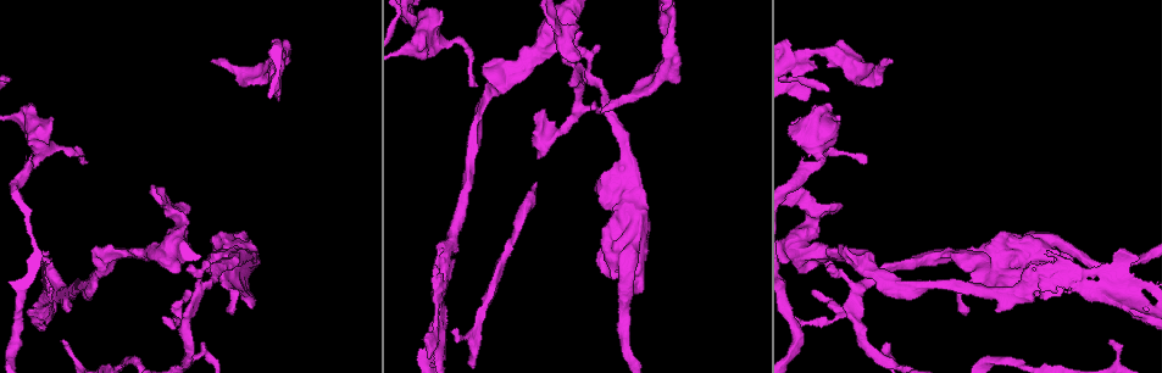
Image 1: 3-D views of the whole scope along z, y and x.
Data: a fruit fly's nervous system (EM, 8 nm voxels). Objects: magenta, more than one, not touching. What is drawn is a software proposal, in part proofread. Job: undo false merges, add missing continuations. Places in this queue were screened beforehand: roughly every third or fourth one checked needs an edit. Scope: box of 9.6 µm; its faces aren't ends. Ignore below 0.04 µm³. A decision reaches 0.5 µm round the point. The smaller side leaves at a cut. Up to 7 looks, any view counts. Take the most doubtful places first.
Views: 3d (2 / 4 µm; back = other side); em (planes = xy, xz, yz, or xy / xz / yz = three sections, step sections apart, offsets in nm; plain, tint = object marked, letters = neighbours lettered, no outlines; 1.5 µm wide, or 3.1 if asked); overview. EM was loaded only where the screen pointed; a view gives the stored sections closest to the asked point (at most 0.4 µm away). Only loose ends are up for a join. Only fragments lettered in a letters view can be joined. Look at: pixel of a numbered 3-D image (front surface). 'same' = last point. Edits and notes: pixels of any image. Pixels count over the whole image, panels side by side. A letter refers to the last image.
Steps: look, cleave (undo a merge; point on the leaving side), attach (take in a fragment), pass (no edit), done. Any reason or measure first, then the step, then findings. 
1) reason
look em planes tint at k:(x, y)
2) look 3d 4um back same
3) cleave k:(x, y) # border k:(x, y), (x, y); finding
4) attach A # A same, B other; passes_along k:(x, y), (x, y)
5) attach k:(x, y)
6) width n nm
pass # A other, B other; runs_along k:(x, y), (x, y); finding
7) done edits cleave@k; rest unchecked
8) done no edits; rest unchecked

an open end
look 3d 2um at 1:(604, 110)

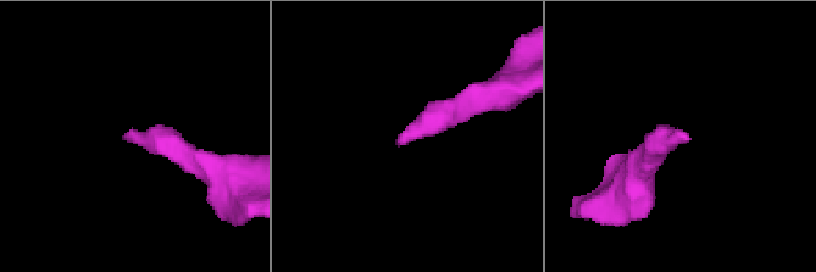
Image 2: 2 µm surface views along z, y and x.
look em xz step 4 tint at 2:(683, 134)

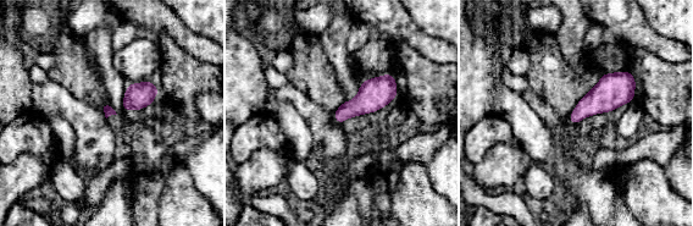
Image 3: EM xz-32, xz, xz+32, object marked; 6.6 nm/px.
look em planes letters same

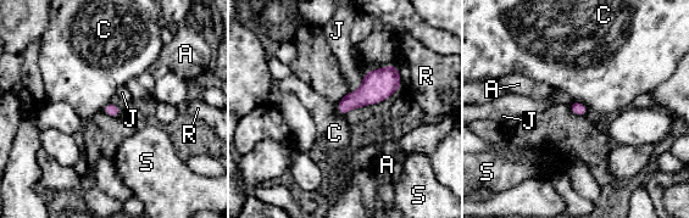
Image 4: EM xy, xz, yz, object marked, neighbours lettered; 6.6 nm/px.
pass # A other, C other, J other, R other, S other; border 4:(570, 100), (582, 102), (588, 108); no lettered fragment goes on from it

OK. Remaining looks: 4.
an open end
look 3d 4um at 1:(807, 99)

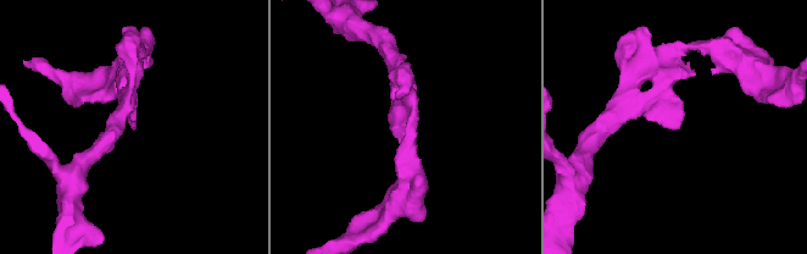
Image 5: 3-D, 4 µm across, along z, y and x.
now the EM
look em planes letters at 5:(673, 127)

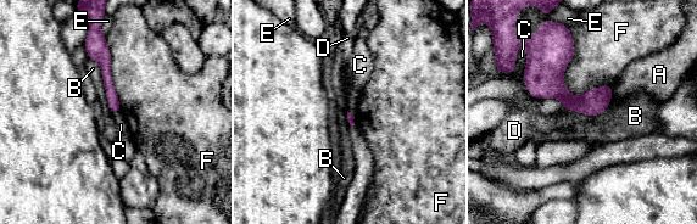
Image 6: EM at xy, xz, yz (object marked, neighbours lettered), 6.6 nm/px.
pass # A other, B other, C other, D other, E other, F other; border 6:(568, 29), (564, 87), (612, 85); no lettered fragment goes on from it

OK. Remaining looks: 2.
free end
look em planes letters at 1:(452, 329)

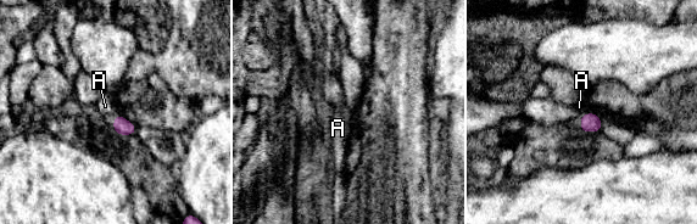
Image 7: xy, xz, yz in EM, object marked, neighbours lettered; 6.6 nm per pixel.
pass # A other; border 7:(586, 112), (580, 116); no lettered fragment goes on from it

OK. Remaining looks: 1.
done no edits; rest unchecked

